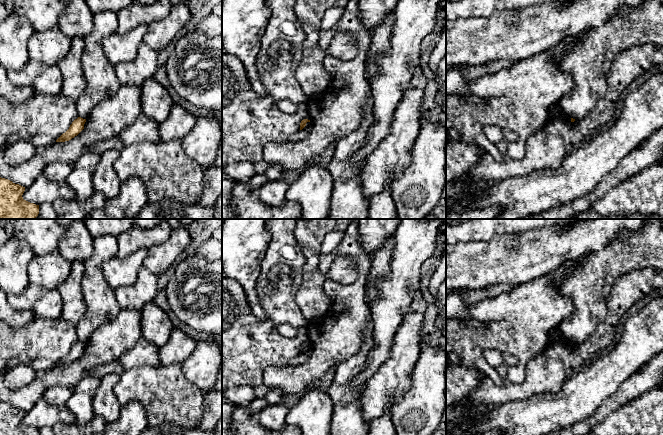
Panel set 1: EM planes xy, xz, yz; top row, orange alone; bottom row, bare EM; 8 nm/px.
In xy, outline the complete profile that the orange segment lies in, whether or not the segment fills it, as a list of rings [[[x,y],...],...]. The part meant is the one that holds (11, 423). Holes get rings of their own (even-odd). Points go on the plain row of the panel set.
[[[0,401],[0,435],[39,435],[39,429],[23,423],[25,411]]]

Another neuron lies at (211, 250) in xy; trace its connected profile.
[[[214,237],[207,239],[198,248],[197,254],[210,262],[221,259],[222,241],[219,241]]]

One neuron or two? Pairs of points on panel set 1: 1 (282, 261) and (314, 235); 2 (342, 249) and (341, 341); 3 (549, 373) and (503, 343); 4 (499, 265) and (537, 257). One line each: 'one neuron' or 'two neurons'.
1: two neurons
2: one neuron
3: two neurons
4: one neuron

